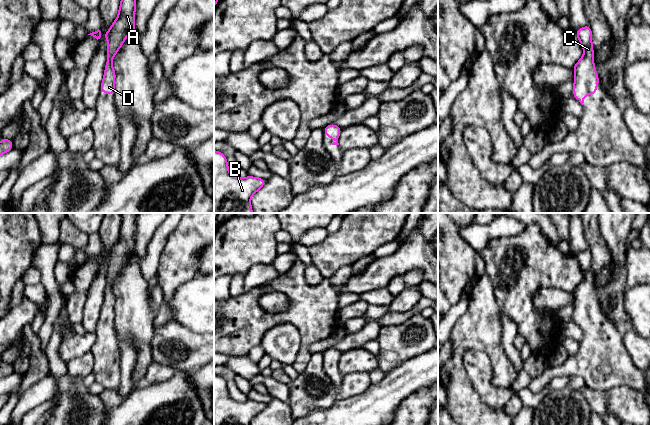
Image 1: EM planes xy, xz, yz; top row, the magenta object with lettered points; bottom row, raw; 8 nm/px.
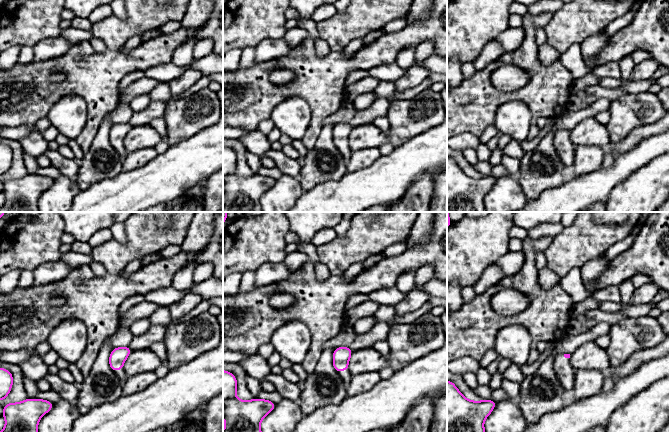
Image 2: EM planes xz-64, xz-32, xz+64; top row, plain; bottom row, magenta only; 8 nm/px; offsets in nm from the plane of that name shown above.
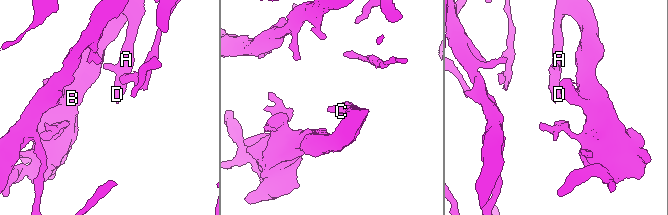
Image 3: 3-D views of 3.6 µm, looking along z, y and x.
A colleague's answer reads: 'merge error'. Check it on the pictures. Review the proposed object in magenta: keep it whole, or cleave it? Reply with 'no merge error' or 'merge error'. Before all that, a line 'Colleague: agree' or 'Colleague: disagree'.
Colleague: disagree
no merge error

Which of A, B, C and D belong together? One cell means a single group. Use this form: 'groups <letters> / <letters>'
groups A B C D

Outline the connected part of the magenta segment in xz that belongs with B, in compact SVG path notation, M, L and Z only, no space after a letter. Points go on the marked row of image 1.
M214 150L214 213L253 213L250 198L265 183L258 177L232 176L225 155Z

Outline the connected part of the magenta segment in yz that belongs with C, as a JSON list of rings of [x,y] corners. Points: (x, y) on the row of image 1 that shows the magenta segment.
[[[590,25],[576,30],[575,33],[584,48],[584,55],[573,67],[575,74],[573,96],[583,105],[585,96],[597,93],[596,87],[600,82],[593,62],[594,51]]]

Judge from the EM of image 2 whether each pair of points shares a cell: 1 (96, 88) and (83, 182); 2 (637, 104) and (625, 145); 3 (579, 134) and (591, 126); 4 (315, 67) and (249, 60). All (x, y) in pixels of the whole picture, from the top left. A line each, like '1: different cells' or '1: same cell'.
1: different cells
2: different cells
3: same cell
4: different cells

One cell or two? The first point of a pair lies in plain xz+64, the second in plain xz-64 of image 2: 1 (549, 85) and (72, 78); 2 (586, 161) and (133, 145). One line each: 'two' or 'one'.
1: one
2: two

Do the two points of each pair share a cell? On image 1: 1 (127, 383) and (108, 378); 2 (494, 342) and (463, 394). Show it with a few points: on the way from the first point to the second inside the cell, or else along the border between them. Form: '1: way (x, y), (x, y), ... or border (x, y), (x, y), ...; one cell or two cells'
1: border (119, 357), (119, 385), (117, 387); two cells
2: way (475, 342), (468, 342), (458, 352), (457, 375); one cell

